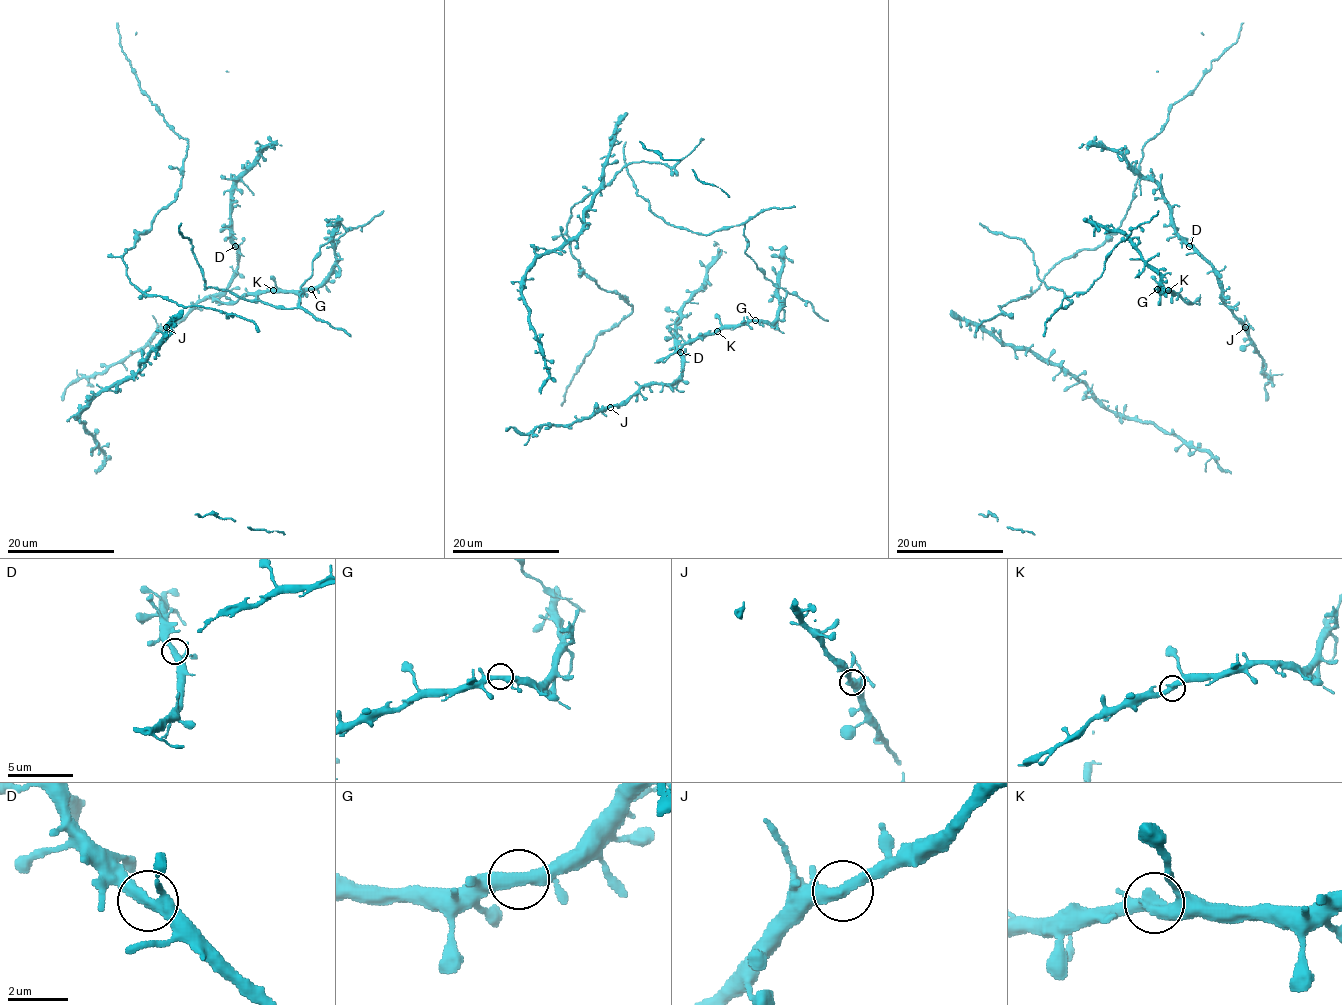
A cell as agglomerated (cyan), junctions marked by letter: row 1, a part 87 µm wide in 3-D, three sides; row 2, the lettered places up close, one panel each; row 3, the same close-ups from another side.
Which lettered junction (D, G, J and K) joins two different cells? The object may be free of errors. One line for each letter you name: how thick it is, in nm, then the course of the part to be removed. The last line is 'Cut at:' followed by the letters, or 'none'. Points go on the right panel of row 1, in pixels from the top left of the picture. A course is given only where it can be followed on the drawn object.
Cut at: none

